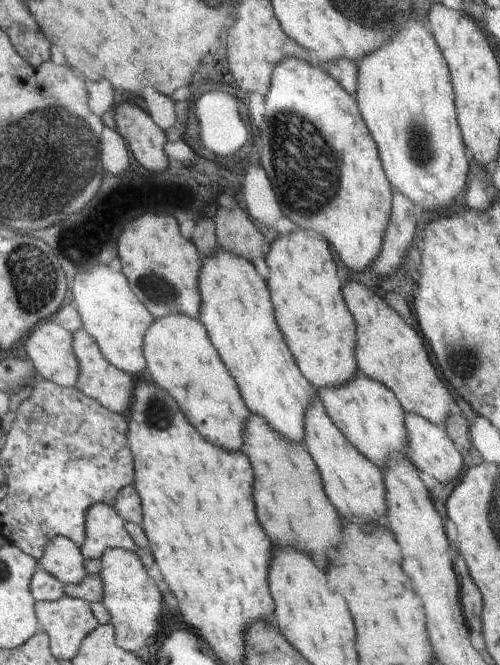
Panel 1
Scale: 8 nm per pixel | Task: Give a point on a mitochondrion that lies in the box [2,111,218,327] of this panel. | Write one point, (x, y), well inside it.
(34, 277)

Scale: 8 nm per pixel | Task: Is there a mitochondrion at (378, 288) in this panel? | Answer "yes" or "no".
no

